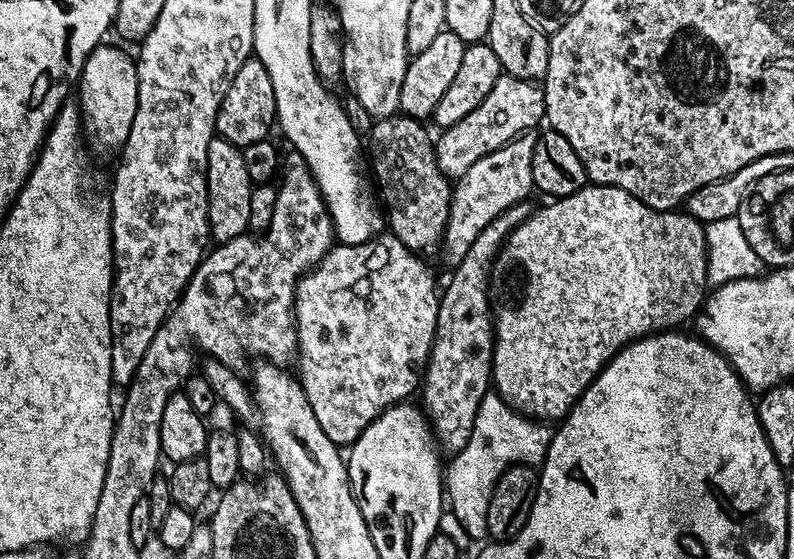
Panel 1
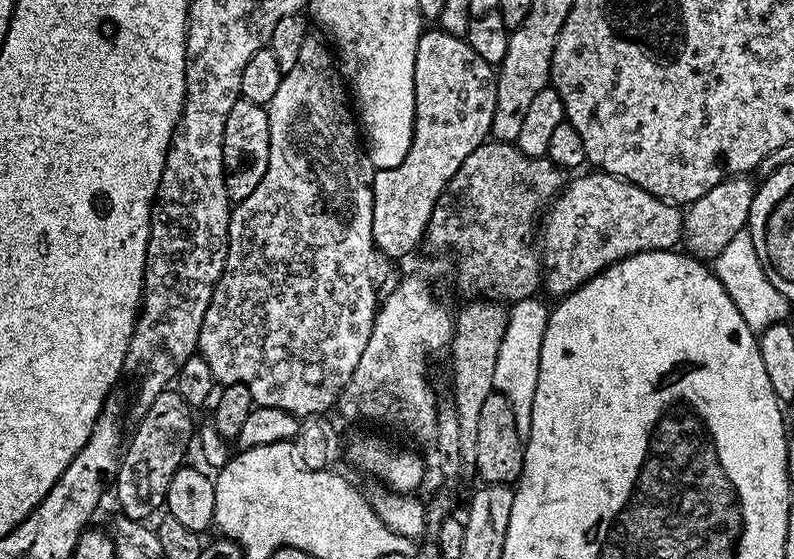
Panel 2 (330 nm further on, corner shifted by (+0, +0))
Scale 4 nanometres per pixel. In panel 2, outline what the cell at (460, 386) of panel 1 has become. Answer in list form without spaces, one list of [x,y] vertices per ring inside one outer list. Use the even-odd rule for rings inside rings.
[[[588,170],[565,183],[561,193],[548,205],[538,228],[538,251],[542,261],[542,284],[552,298],[569,296],[574,289],[594,278],[604,268],[639,252],[666,252],[677,247],[684,235],[685,213],[677,205],[659,200],[609,172]]]

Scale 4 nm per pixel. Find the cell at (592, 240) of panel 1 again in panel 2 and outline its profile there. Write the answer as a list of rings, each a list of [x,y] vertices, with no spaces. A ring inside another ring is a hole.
[[[747,175],[734,176],[723,180],[714,190],[702,194],[702,198],[687,205],[684,217],[683,239],[688,240],[687,251],[697,260],[715,261],[716,255],[726,247],[726,242],[734,238],[734,234],[745,231],[750,214],[752,199],[756,197],[757,185],[751,184]]]

